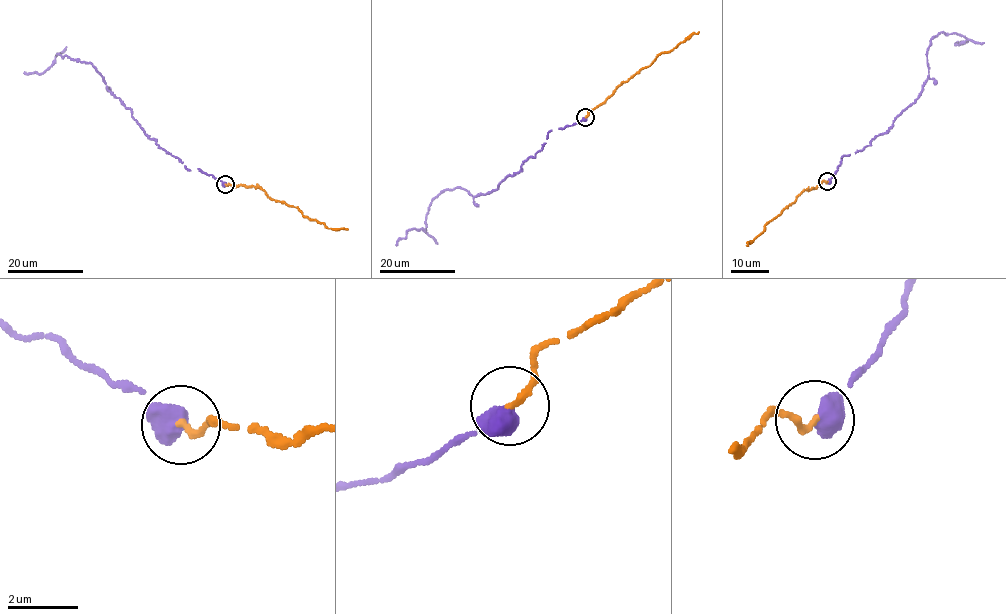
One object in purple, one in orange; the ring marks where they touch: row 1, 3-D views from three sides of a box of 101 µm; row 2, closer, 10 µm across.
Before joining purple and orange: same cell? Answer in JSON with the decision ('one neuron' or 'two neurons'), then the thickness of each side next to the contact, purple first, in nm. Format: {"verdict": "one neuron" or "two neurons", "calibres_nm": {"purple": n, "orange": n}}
{"verdict": "one neuron", "calibres_nm": {"purple": 700, "orange": 180}}

